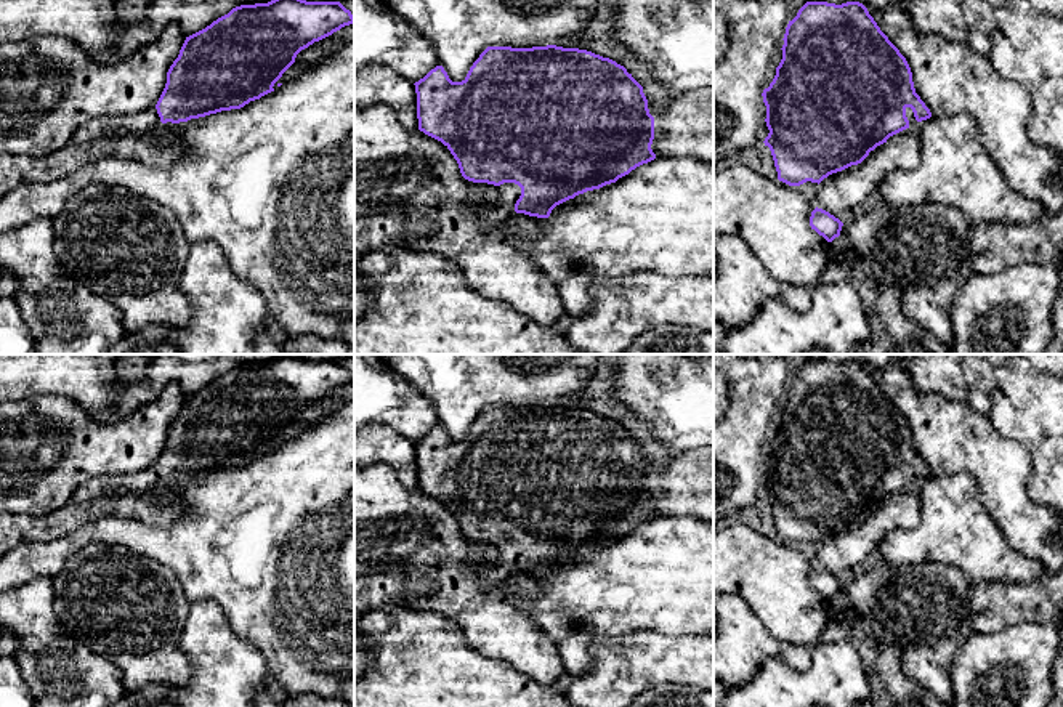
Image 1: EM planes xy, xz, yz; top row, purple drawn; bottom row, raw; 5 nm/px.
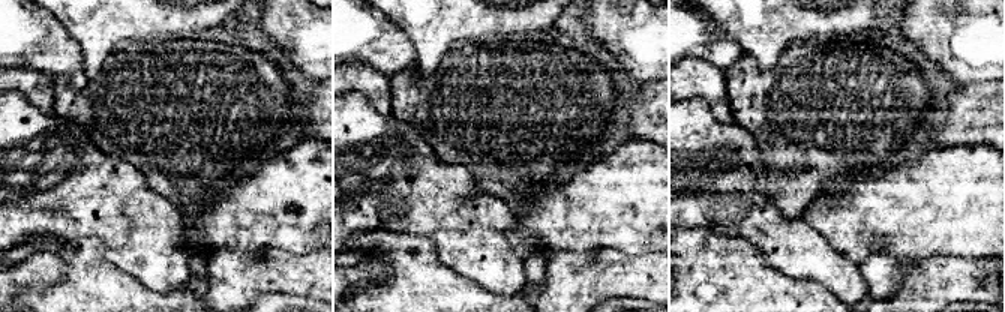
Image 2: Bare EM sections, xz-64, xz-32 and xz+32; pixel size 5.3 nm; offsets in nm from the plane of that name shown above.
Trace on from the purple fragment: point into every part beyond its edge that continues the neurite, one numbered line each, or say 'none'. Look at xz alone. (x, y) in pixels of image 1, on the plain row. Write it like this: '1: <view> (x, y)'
1: xz (502, 566)

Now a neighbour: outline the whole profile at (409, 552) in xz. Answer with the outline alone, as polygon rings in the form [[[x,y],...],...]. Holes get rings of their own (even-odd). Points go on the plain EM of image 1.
[[[390,465],[354,468],[354,632],[366,612],[383,606],[436,612],[452,620],[465,644],[483,656],[555,685],[566,673],[558,643],[511,601],[536,595],[537,580],[515,571],[491,590],[479,587],[479,568],[495,555],[497,545],[465,539],[447,505],[420,489],[404,487]]]

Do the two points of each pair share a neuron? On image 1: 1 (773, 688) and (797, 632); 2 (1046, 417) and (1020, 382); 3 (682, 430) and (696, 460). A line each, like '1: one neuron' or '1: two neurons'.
1: two neurons
2: one neuron
3: two neurons

